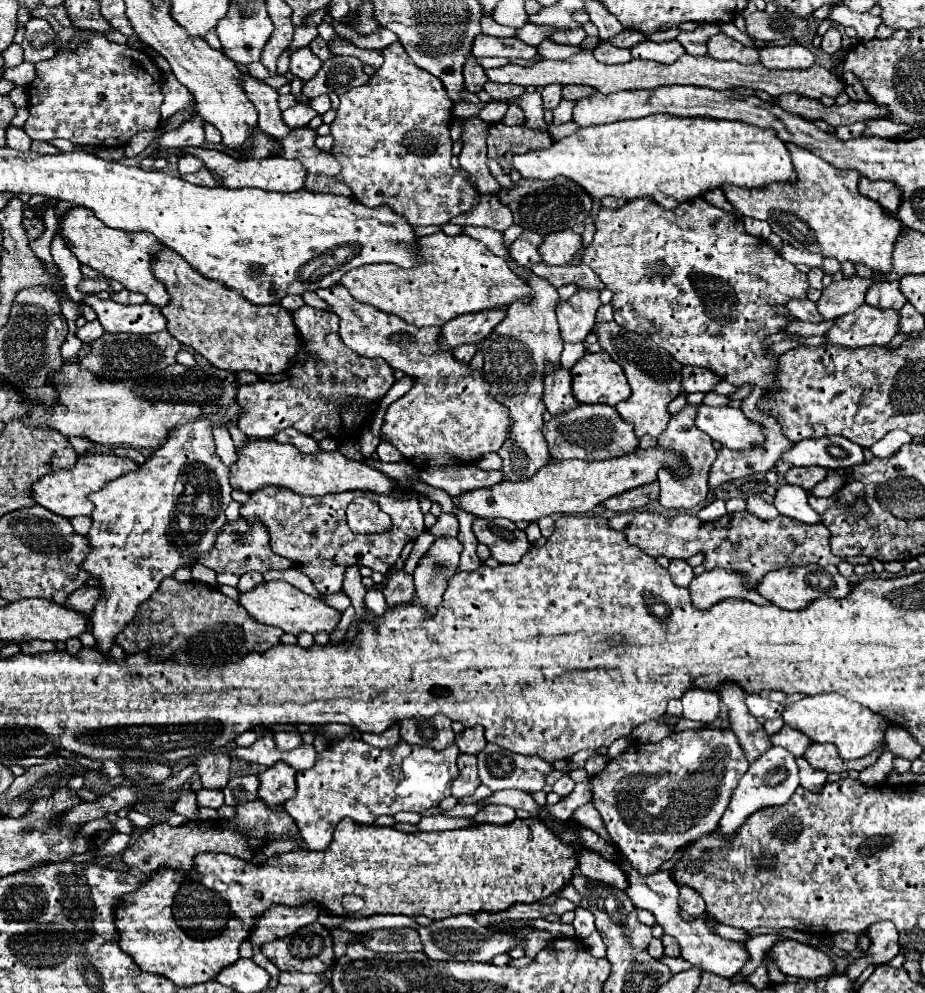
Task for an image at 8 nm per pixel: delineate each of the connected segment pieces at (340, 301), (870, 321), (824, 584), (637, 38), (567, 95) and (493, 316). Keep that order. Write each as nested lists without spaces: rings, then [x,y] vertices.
[[[341,284],[317,290],[317,296],[341,318],[339,334],[347,348],[367,358],[383,358],[391,368],[399,368],[415,380],[411,392],[389,406],[381,430],[381,438],[389,440],[405,460],[417,468],[469,465],[503,446],[511,434],[507,408],[487,392],[483,370],[459,364],[453,352],[435,352],[439,328],[415,328],[397,316],[361,304]]]
[[[863,304],[855,312],[837,318],[835,326],[825,334],[825,338],[827,342],[835,342],[847,348],[871,344],[887,346],[891,338],[899,332],[899,322],[899,312],[883,312],[871,308],[869,304]]]
[[[809,564],[809,566],[787,566],[787,568],[779,568],[779,570],[767,572],[763,576],[763,580],[759,580],[755,590],[765,600],[769,600],[771,604],[775,604],[775,606],[779,606],[783,610],[801,610],[809,602],[817,600],[819,596],[833,596],[833,598],[847,596],[847,592],[851,590],[851,584],[849,584],[849,580],[845,576],[841,576],[837,572],[835,566]]]
[[[624,30],[609,41],[616,47],[630,49],[639,42],[646,40],[647,36],[636,30]]]
[[[563,86],[563,98],[565,100],[579,100],[579,98],[587,98],[595,92],[595,88],[589,86]]]
[[[495,308],[495,312],[475,312],[475,316],[457,316],[443,326],[439,336],[441,348],[457,348],[461,344],[479,344],[491,334],[491,328],[503,320],[505,308]]]

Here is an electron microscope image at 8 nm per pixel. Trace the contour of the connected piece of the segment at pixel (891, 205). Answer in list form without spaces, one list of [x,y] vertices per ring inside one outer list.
[[[861,178],[859,182],[859,192],[875,202],[881,204],[881,208],[889,214],[897,218],[897,210],[901,204],[901,192],[897,184],[891,184],[887,180],[867,180]]]

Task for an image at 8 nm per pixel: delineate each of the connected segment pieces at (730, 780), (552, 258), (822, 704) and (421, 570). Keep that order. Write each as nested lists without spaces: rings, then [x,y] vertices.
[[[683,730],[673,732],[661,742],[631,742],[629,748],[613,758],[607,768],[591,778],[593,786],[593,804],[599,810],[607,832],[613,842],[623,850],[633,868],[641,874],[655,872],[663,862],[671,860],[671,856],[685,844],[697,840],[699,836],[717,828],[731,794],[743,774],[747,772],[749,762],[745,758],[743,748],[739,748],[737,736],[727,730]]]
[[[563,230],[563,232],[553,232],[549,234],[539,252],[543,256],[545,264],[551,266],[561,266],[561,264],[569,264],[571,258],[581,250],[581,236],[575,234],[573,230]]]
[[[819,694],[819,696],[807,696],[799,702],[793,702],[785,708],[783,720],[787,726],[807,734],[811,742],[821,744],[833,744],[837,746],[839,758],[843,760],[855,760],[863,758],[875,750],[885,748],[885,728],[889,726],[885,718],[881,718],[875,712],[867,712],[861,704],[855,704],[853,700],[847,700],[839,694]]]
[[[441,536],[435,540],[435,544],[427,550],[423,560],[415,568],[417,596],[413,604],[425,606],[431,614],[437,610],[449,578],[457,574],[461,550],[463,544],[457,538]]]

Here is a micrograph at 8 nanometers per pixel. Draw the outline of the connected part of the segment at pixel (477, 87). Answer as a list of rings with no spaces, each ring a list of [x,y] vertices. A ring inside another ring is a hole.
[[[469,56],[467,62],[465,62],[465,68],[463,68],[463,76],[465,76],[465,88],[473,94],[481,92],[483,90],[483,84],[487,82],[487,76],[485,76],[485,70],[477,64],[475,56]]]

